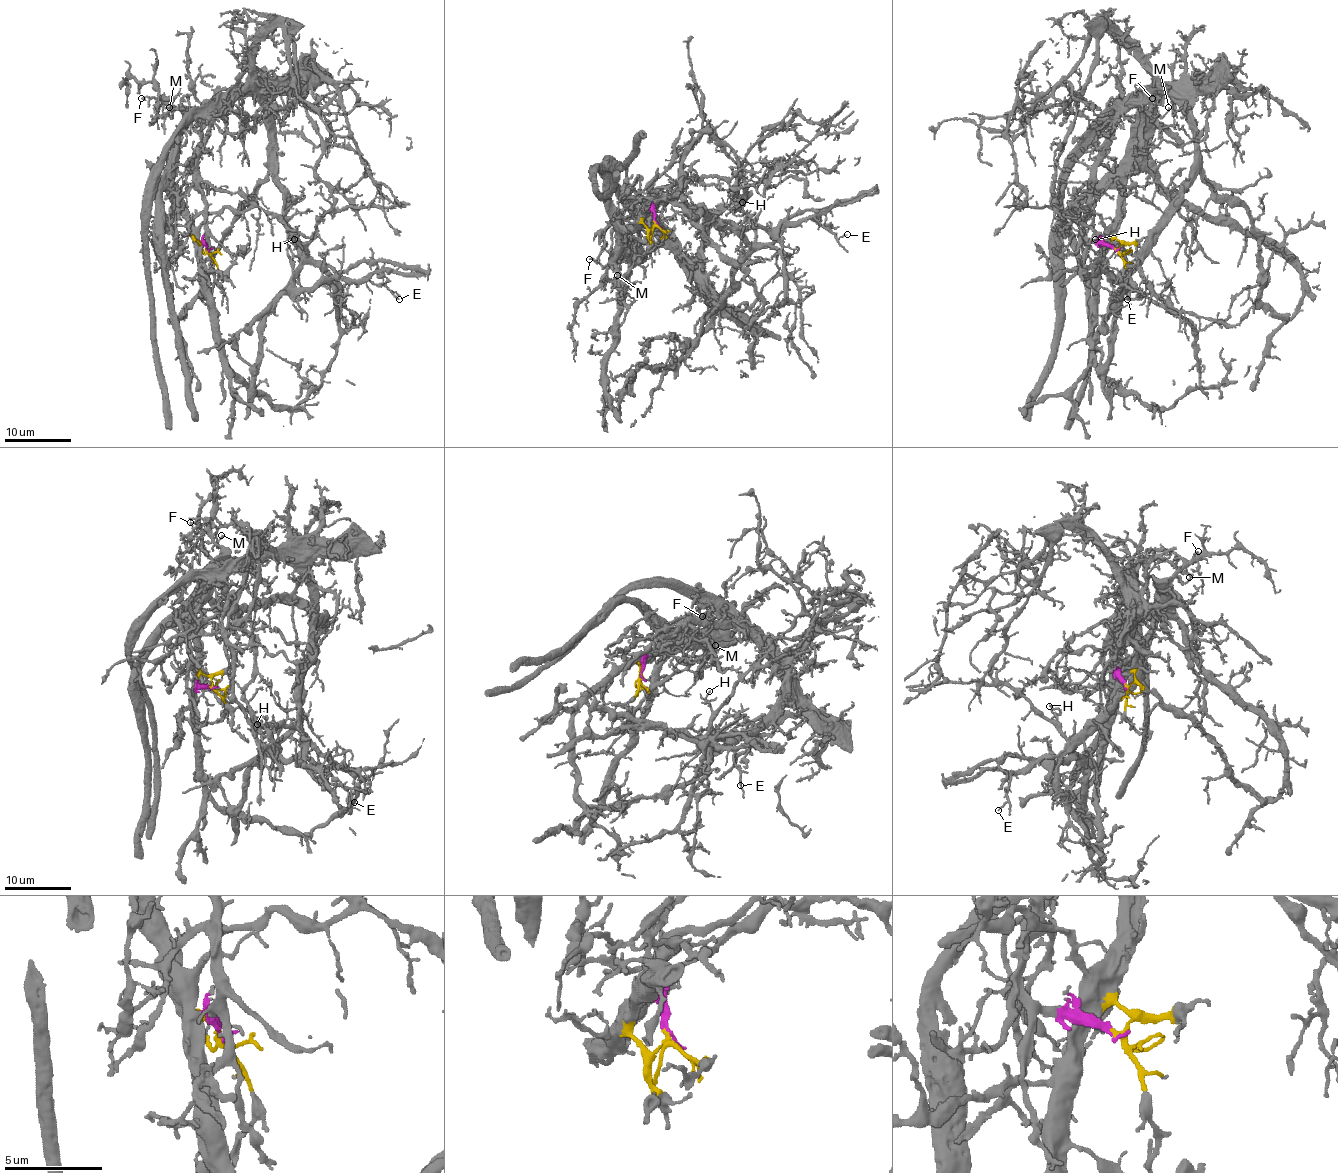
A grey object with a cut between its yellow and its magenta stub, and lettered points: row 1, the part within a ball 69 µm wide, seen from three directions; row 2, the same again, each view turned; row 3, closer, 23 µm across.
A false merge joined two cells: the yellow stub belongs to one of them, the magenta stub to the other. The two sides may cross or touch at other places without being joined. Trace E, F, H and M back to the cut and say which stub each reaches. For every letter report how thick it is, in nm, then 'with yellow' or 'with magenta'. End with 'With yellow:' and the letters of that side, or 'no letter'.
E: 130 nm thick; with magenta
F: 170 nm thick; with yellow
H: 130 nm thick; with magenta
M: 160 nm thick; with yellow
With yellow: F, M

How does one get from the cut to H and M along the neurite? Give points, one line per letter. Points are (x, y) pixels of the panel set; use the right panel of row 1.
H: (1116, 251), (1083, 229), (1096, 155), (1111, 124), (1163, 90), (1195, 130), (1195, 179), (1136, 252), (1094, 239)
M: (1116, 249), (1121, 244), (1116, 216), (1126, 184), (1126, 150), (1153, 124), (1155, 110), (1163, 115), (1168, 107)

